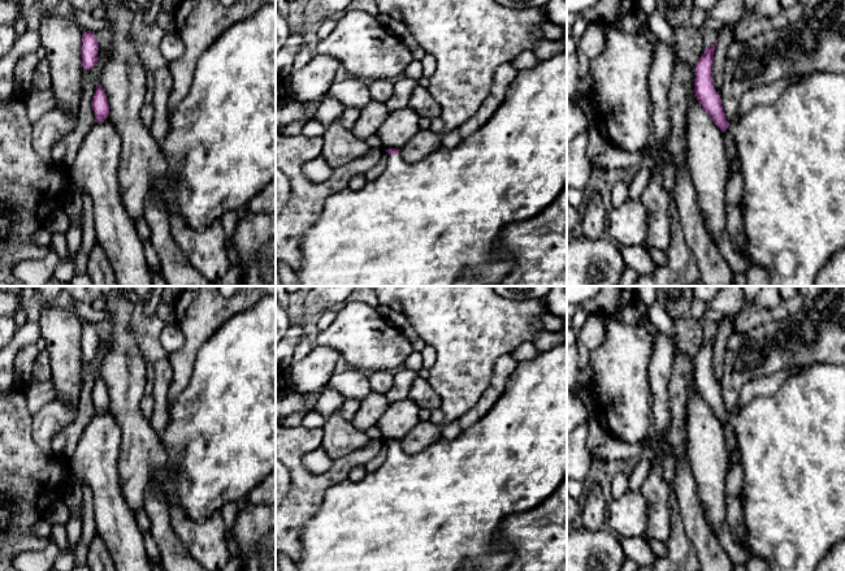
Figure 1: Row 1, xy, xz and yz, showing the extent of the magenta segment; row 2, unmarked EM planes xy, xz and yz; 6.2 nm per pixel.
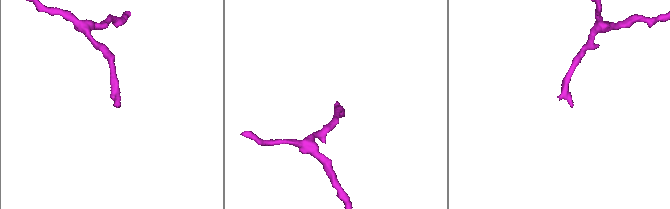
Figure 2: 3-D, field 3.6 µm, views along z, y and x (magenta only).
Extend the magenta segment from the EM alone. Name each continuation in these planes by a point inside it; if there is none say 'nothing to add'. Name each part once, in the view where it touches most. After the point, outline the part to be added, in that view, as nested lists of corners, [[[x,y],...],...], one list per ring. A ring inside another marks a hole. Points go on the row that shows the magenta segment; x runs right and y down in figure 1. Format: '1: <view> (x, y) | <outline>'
1: xz (427, 224) | [[[567,49],[550,59],[540,60],[533,68],[519,70],[508,87],[503,103],[494,116],[474,134],[463,138],[452,150],[439,147],[422,160],[408,164],[399,153],[390,153],[387,166],[376,179],[367,181],[360,190],[348,186],[330,195],[318,221],[300,238],[302,261],[295,271],[298,286],[454,286],[465,273],[478,278],[485,286],[503,280],[515,265],[512,258],[495,254],[495,242],[504,226],[526,221],[550,206],[567,185]]]

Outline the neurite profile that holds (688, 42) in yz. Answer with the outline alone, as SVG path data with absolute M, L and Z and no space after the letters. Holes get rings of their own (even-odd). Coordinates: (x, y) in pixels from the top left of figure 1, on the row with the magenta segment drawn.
M670 25L673 34L675 48L672 49L672 56L675 61L680 60L681 62L696 66L706 49L699 29Z

